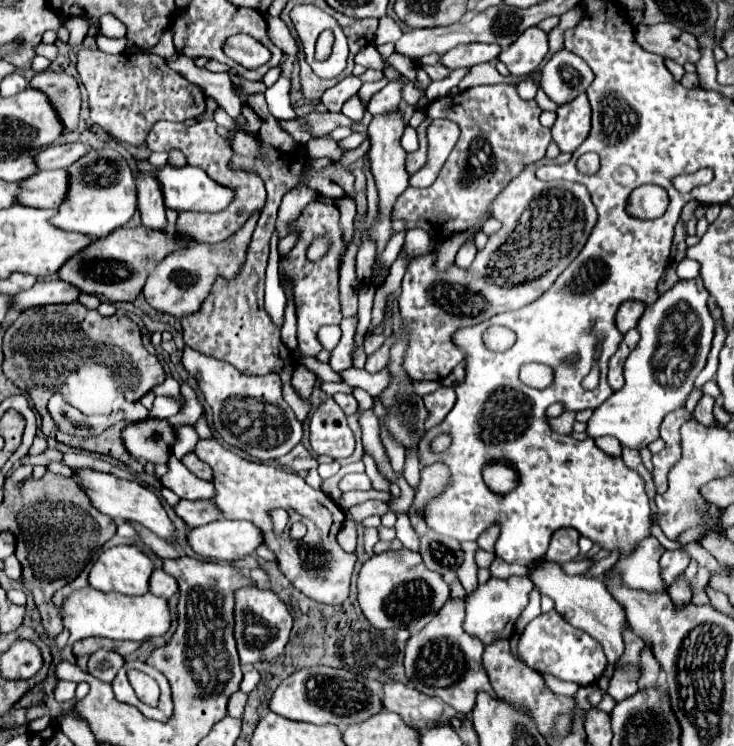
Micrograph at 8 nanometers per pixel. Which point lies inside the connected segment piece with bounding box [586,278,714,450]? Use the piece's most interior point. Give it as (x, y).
(676, 331)

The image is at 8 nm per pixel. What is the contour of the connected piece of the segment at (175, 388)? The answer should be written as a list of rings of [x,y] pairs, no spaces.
[[[168,376],[162,384],[158,384],[158,386],[154,388],[154,394],[156,396],[178,396],[178,394],[180,394],[178,380],[174,380],[172,376]]]

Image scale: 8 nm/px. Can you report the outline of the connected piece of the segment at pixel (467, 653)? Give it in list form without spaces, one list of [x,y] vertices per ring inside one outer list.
[[[450,598],[448,604],[444,604],[444,608],[430,620],[430,624],[424,626],[418,634],[414,634],[406,642],[404,668],[408,682],[412,682],[416,690],[420,690],[426,696],[438,696],[454,710],[470,714],[476,706],[478,692],[486,694],[496,692],[490,686],[486,668],[482,664],[484,644],[480,644],[480,640],[464,632],[462,620],[464,620],[464,602]]]

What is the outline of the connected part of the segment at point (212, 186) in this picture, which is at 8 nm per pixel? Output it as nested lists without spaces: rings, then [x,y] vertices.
[[[140,160],[138,162],[138,172],[140,174],[148,174],[148,176],[154,176],[162,188],[162,196],[164,196],[164,206],[166,208],[172,208],[176,212],[182,212],[182,210],[194,210],[194,212],[220,212],[224,210],[234,192],[230,188],[224,188],[220,184],[216,184],[204,170],[200,168],[194,168],[194,166],[182,166],[182,168],[176,168],[176,166],[170,166],[170,164],[164,164],[164,166],[152,166],[148,160]]]

